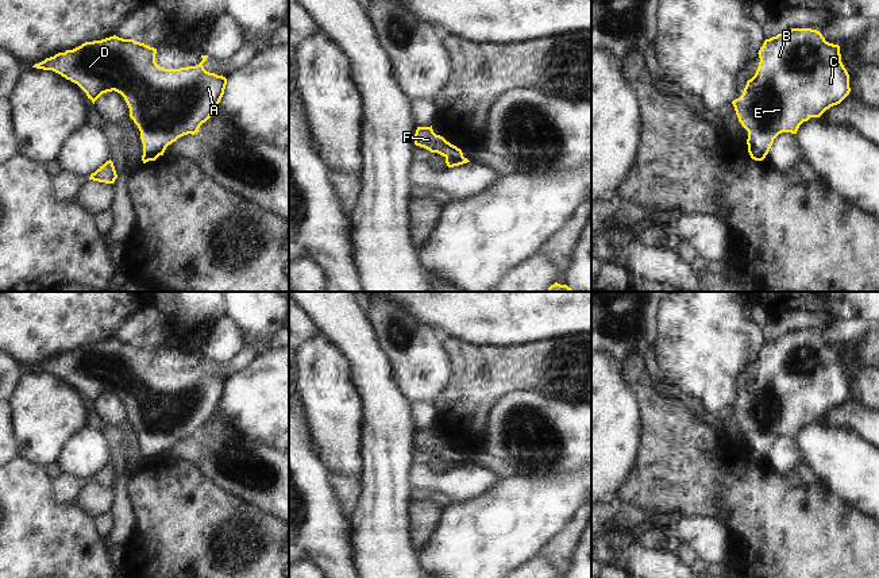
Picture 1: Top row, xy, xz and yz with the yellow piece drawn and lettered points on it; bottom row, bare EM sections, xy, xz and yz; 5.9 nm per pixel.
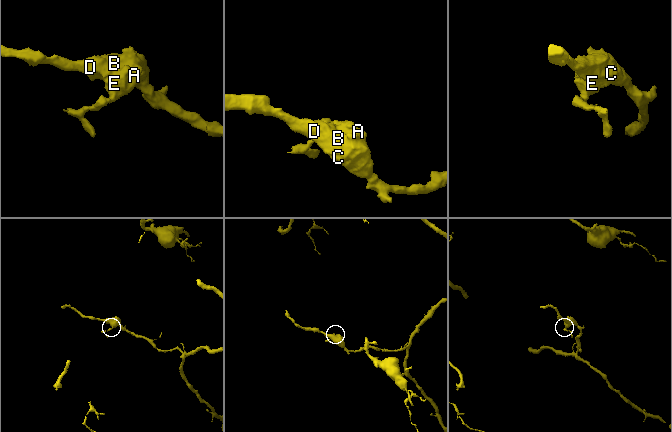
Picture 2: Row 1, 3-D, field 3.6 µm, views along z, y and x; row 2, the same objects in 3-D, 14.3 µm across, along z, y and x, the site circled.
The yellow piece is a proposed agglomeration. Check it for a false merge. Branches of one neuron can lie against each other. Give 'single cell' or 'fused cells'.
fused cells

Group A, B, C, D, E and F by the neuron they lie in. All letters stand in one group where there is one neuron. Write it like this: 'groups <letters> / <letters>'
groups A B C D E / F

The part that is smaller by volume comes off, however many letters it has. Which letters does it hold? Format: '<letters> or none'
F

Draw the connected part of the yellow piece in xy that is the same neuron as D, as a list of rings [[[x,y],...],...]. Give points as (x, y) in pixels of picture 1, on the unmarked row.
[[[113,338],[58,355],[32,370],[53,373],[70,382],[93,406],[103,396],[120,396],[130,411],[130,420],[140,434],[143,455],[163,458],[169,447],[184,438],[194,438],[211,420],[224,397],[227,381],[204,371],[208,358],[201,358],[203,363],[196,369],[165,371],[155,365],[155,357],[154,350]]]

